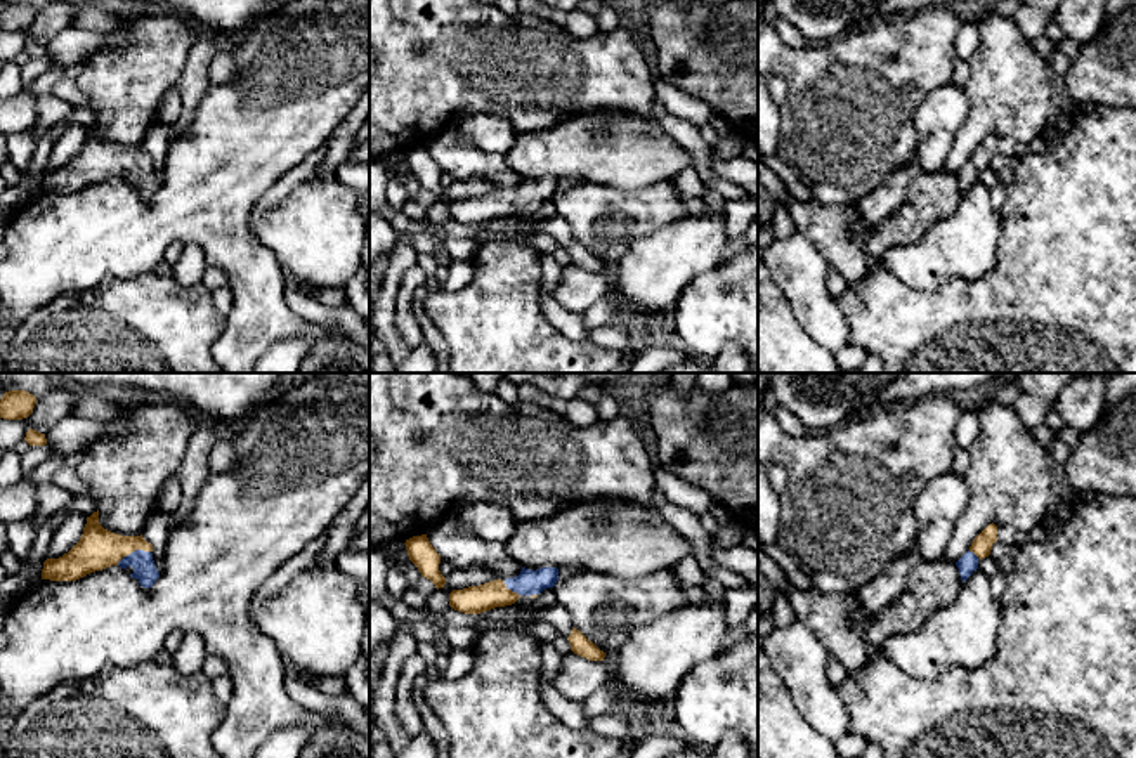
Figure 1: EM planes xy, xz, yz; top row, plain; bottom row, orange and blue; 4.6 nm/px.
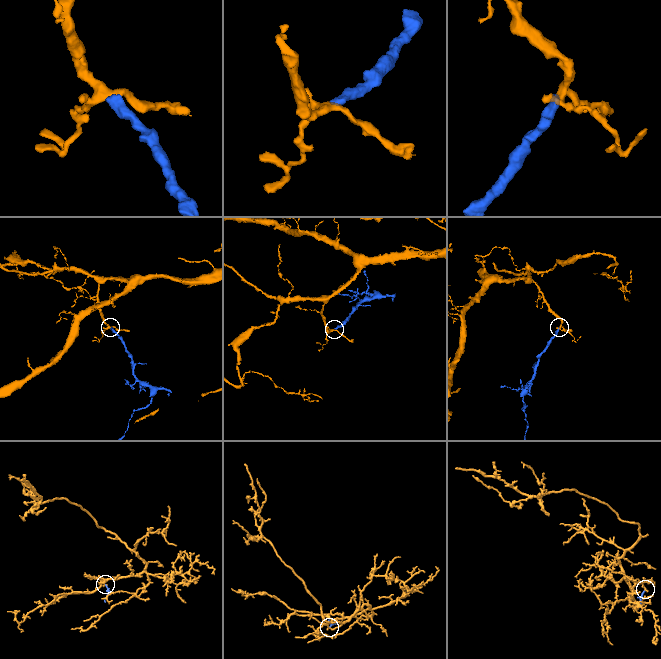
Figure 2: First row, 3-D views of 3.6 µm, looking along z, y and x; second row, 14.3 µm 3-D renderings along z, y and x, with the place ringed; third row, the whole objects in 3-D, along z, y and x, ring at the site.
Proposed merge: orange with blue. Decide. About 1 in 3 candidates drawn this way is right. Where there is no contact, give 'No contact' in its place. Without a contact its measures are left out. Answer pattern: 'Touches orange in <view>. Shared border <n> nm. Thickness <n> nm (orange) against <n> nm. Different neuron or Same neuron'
Touches orange in xy. Shared border 170 nm. Thickness 190 nm (orange) against 110 nm. Same neuron

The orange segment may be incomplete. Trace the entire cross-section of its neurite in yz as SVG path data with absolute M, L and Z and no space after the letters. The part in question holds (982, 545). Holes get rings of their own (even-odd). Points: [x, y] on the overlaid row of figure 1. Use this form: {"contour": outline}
{"contour": "M989 524L971 543L970 550L956 562L963 583L978 569L978 562L990 555L997 541L997 526Z"}

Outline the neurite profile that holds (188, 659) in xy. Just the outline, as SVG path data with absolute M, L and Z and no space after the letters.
M184 633L179 649L172 654L172 666L182 675L201 671L206 647L198 633Z

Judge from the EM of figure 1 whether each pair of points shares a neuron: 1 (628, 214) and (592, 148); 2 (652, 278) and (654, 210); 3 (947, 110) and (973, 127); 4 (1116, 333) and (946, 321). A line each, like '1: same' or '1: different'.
1: different
2: different
3: different
4: same

